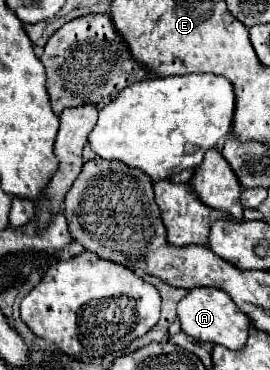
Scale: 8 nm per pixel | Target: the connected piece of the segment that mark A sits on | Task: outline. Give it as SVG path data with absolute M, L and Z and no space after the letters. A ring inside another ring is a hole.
M194 288L186 298L178 302L178 320L182 322L182 330L200 342L220 344L228 350L242 350L248 338L250 320L248 316L238 310L238 306L232 302L232 298L218 290L218 288Z

